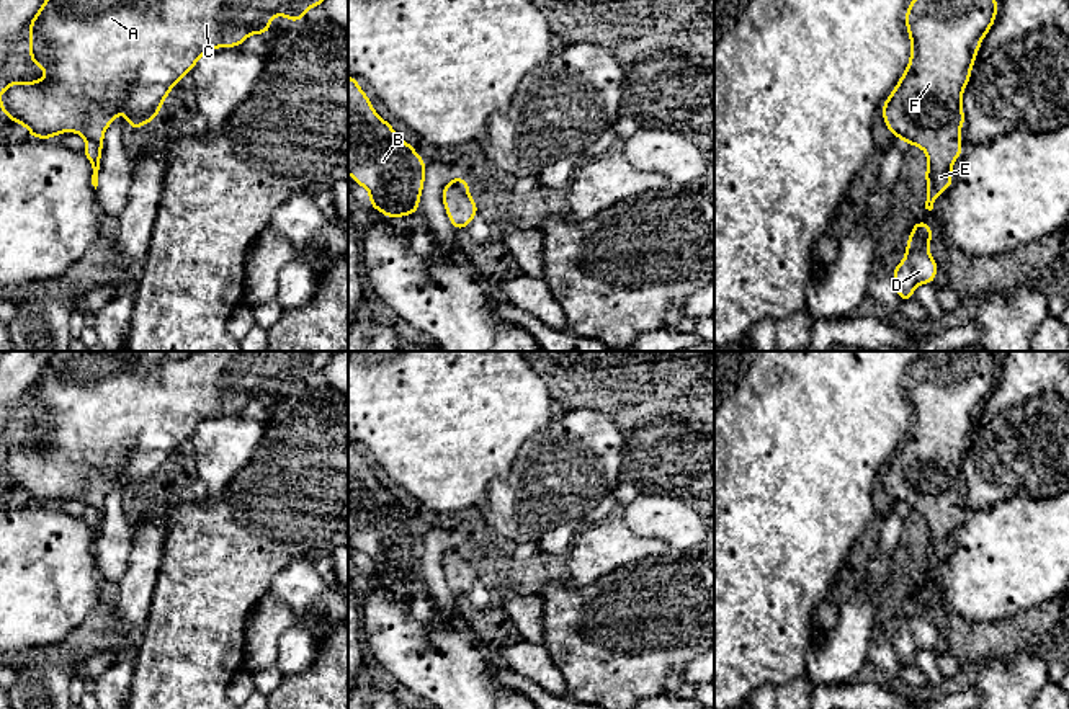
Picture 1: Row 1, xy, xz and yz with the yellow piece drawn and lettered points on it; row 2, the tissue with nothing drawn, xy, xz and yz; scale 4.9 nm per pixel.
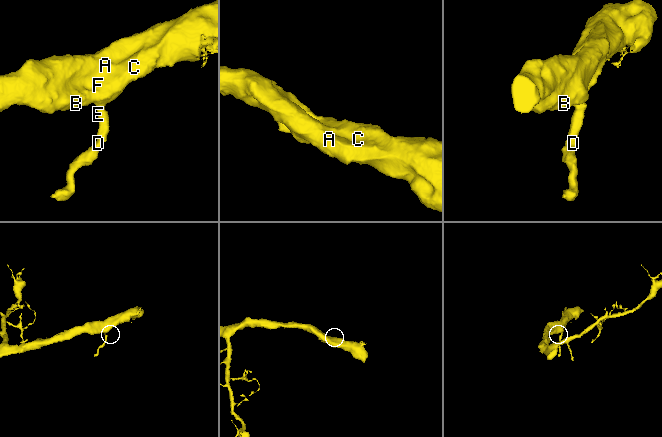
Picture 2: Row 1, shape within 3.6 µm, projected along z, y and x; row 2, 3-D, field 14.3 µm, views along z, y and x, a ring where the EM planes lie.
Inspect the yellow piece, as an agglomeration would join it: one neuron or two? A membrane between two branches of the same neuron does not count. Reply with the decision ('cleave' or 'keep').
keep

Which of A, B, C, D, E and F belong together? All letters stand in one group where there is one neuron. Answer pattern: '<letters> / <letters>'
A B C D E F

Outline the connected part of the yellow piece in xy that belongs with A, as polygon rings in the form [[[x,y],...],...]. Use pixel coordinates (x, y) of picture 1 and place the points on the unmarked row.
[[[59,351],[28,390],[29,426],[47,441],[36,448],[8,448],[0,456],[0,474],[5,484],[28,493],[33,505],[54,505],[60,498],[83,502],[82,518],[92,529],[96,555],[105,497],[119,475],[136,498],[157,485],[170,456],[191,439],[201,421],[217,413],[240,413],[250,400],[268,400],[278,381],[301,389],[309,374],[324,371],[329,356],[330,351],[195,351],[168,359],[167,351]]]

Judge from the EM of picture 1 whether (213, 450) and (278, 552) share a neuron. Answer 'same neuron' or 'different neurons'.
different neurons

